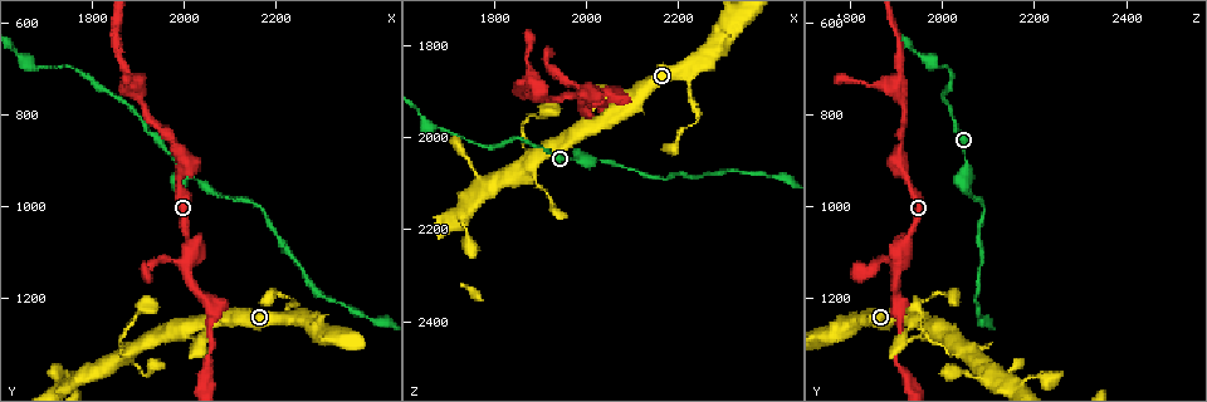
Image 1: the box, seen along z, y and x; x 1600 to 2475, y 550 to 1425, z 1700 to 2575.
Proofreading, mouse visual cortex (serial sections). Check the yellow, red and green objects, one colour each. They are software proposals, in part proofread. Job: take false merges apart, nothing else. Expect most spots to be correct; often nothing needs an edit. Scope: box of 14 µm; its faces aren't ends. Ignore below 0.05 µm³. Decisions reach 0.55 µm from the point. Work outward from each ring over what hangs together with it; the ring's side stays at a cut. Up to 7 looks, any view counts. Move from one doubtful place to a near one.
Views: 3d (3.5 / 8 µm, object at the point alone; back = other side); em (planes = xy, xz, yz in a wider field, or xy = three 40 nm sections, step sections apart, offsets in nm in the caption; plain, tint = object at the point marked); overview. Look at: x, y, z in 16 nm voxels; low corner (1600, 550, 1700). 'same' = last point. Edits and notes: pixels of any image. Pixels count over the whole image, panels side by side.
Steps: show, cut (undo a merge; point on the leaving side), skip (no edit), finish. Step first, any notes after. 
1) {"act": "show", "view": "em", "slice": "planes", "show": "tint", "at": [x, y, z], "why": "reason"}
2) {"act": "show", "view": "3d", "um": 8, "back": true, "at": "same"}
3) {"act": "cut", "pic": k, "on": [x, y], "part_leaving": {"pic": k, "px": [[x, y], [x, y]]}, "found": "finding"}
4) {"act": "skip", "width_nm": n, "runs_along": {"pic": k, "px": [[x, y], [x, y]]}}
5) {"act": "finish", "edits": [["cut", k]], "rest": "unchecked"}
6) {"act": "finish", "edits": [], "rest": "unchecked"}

{"act": "show", "view": "3d", "um": 3.5, "at": [1870, 730, 1830], "why": "narrows sharply"}

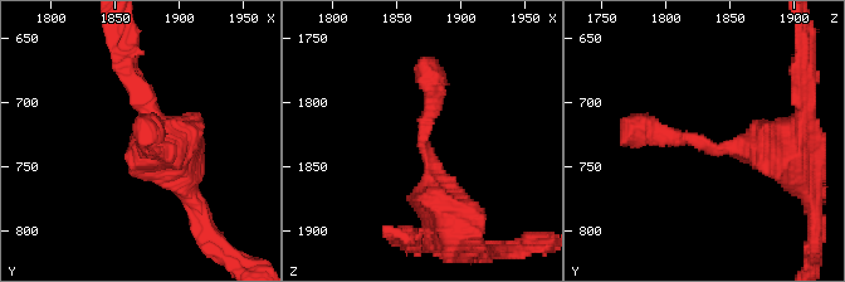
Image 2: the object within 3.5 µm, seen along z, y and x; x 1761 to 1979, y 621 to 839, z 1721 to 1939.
{"act": "show", "view": "em", "slice": "xy", "step": 3, "show": "tint", "at": [1870, 734, 1826], "why": "now the EM"}

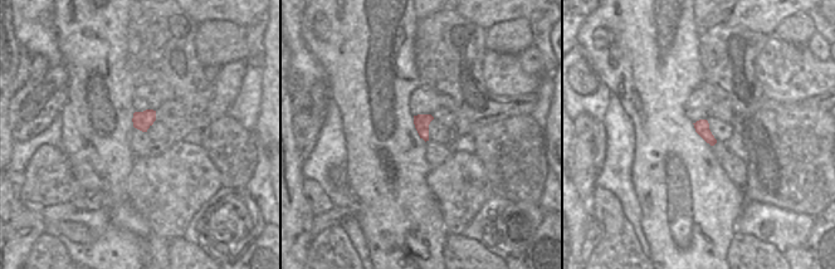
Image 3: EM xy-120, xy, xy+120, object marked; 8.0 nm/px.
{"act": "skip", "runs_along": {"pic": 2, "px": [[455, 229], [424, 149], [428, 62]]}, "found": "one cell here"}

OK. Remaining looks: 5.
{"act": "show", "view": "3d", "um": 3.5, "back": true, "at": [1910, 1140, 1840], "why": "sharp bend"}

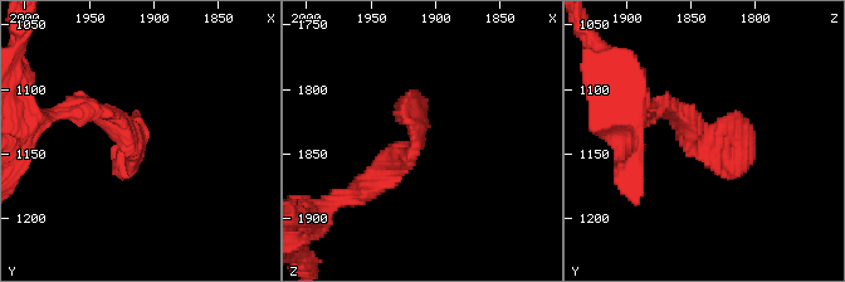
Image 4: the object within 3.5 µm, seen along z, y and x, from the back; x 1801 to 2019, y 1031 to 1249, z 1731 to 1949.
{"act": "skip", "runs_along": {"pic": 4, "px": [[657, 108], [751, 159]]}, "found": "one cell here"}

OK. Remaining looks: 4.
{"act": "show", "view": "3d", "um": 8, "at": [2005, 925, 2045]}

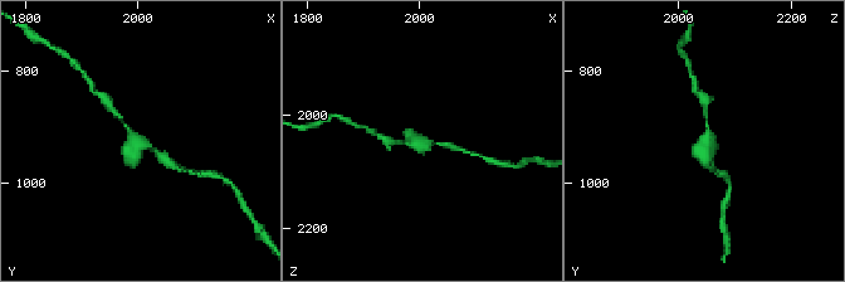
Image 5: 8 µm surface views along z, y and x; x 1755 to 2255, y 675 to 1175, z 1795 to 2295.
{"act": "show", "view": "3d", "um": 3.5, "at": [2000, 930, 2055]}

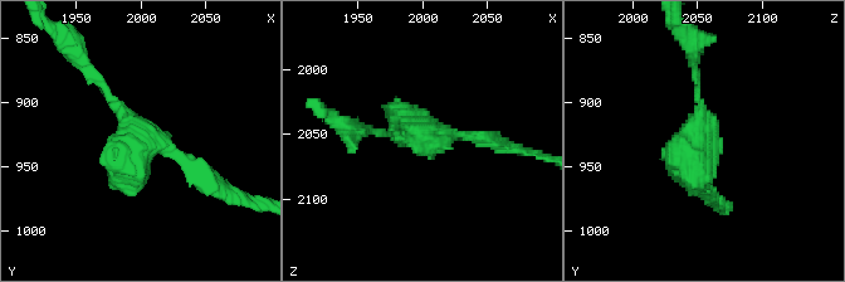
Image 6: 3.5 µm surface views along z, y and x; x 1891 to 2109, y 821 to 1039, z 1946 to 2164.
{"act": "show", "view": "em", "slice": "xy", "step": 2, "show": "tint", "at": [2000, 926, 2052]}

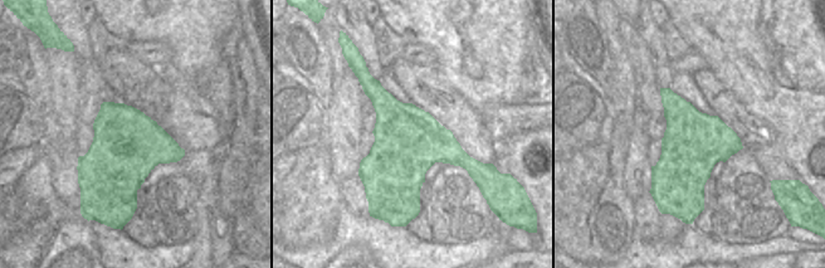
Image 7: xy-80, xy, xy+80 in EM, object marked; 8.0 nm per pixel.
{"act": "skip", "runs_along": {"pic": 6, "px": [[91, 67], [149, 144], [172, 147], [210, 183]]}, "found": "one cell here"}

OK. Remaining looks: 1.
{"act": "finish", "edits": [], "rest": "unchecked"}

